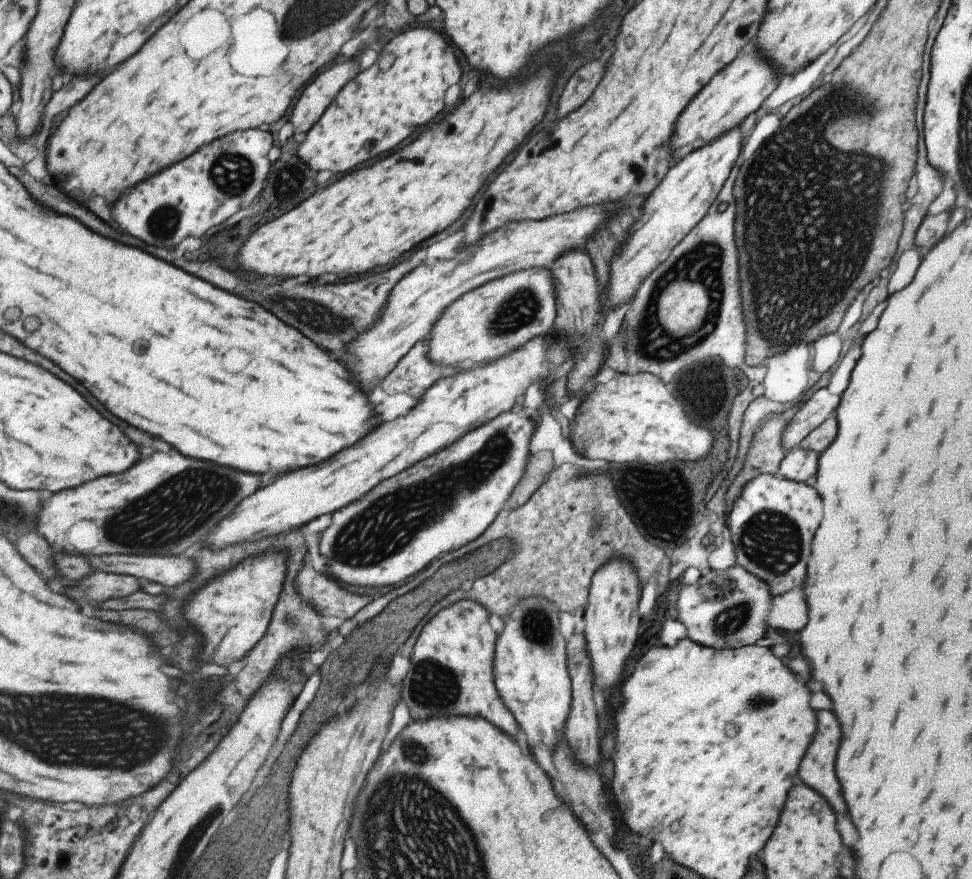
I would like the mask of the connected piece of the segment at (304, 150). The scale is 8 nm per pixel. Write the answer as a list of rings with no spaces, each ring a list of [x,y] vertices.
[[[410,28],[406,32],[400,32],[382,48],[380,56],[392,56],[392,60],[382,58],[382,62],[378,60],[368,70],[362,70],[360,74],[353,76],[330,102],[320,120],[306,133],[306,139],[299,146],[297,153],[312,170],[320,172],[328,168],[334,174],[348,172],[364,164],[378,152],[396,146],[408,134],[420,130],[422,124],[430,124],[442,112],[446,90],[454,86],[462,74],[454,48],[440,32],[430,28]]]

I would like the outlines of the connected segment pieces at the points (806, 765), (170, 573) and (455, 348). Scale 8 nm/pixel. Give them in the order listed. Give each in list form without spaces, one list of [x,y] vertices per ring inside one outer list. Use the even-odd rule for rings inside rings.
[[[818,710],[816,718],[818,718],[818,728],[798,768],[798,776],[800,780],[804,778],[806,784],[816,792],[820,790],[820,794],[832,804],[836,812],[838,810],[844,812],[846,804],[842,798],[842,788],[834,774],[834,758],[838,750],[840,724],[836,716],[828,710]]]
[[[124,555],[88,556],[92,568],[102,572],[116,572],[116,574],[130,574],[144,580],[154,580],[164,586],[182,584],[188,580],[196,570],[194,562],[188,558],[170,558],[170,556],[154,555]]]
[[[538,267],[522,269],[510,274],[489,280],[478,288],[459,296],[452,304],[439,314],[435,325],[427,334],[427,359],[436,366],[450,367],[451,365],[470,360],[474,364],[492,362],[515,348],[522,346],[531,338],[548,337],[552,334],[555,318],[557,317],[555,286],[553,276],[546,268]]]

